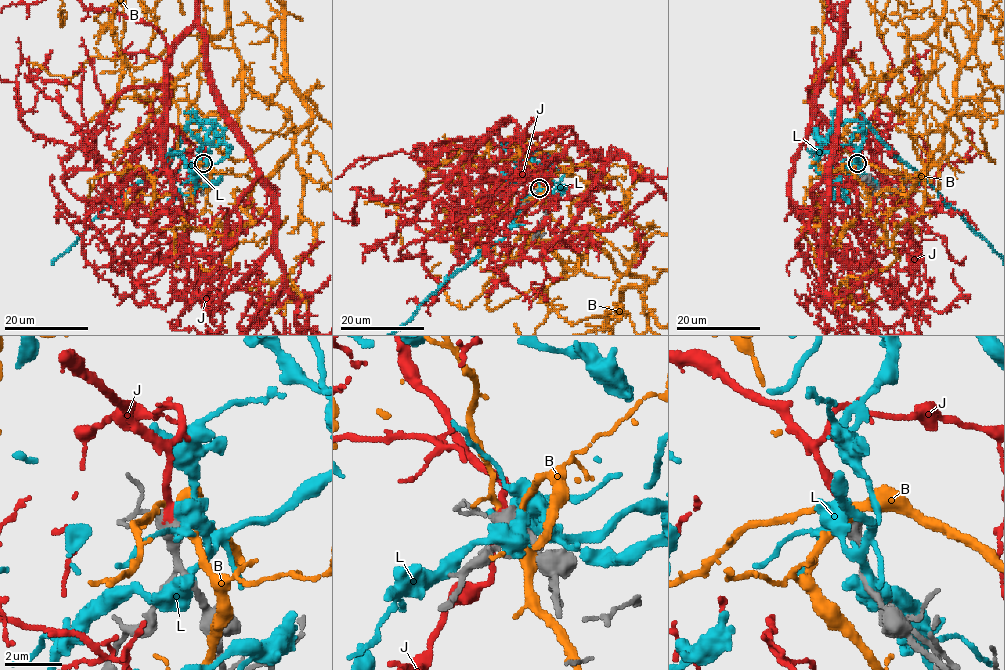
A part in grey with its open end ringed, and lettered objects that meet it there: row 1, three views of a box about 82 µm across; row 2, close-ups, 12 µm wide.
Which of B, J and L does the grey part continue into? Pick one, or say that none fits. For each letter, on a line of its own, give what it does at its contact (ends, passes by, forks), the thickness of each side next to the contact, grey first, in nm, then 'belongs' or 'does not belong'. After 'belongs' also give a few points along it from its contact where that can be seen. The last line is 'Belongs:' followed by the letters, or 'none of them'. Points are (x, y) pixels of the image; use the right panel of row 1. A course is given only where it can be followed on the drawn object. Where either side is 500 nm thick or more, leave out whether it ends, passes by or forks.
B: it forks | 460/240 nm | does not belong
J: it ends | 460/300 nm | belongs
L: it forks | 440/480 nm | does not belong
Belongs: J

